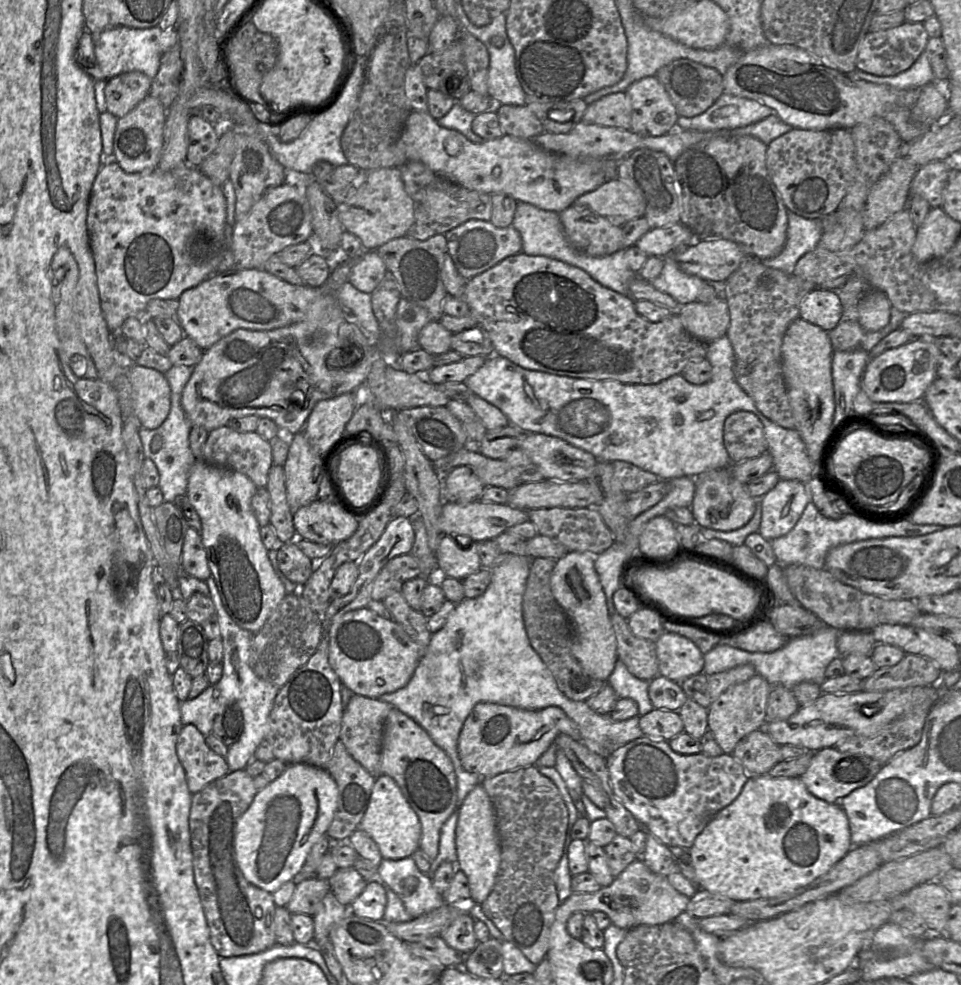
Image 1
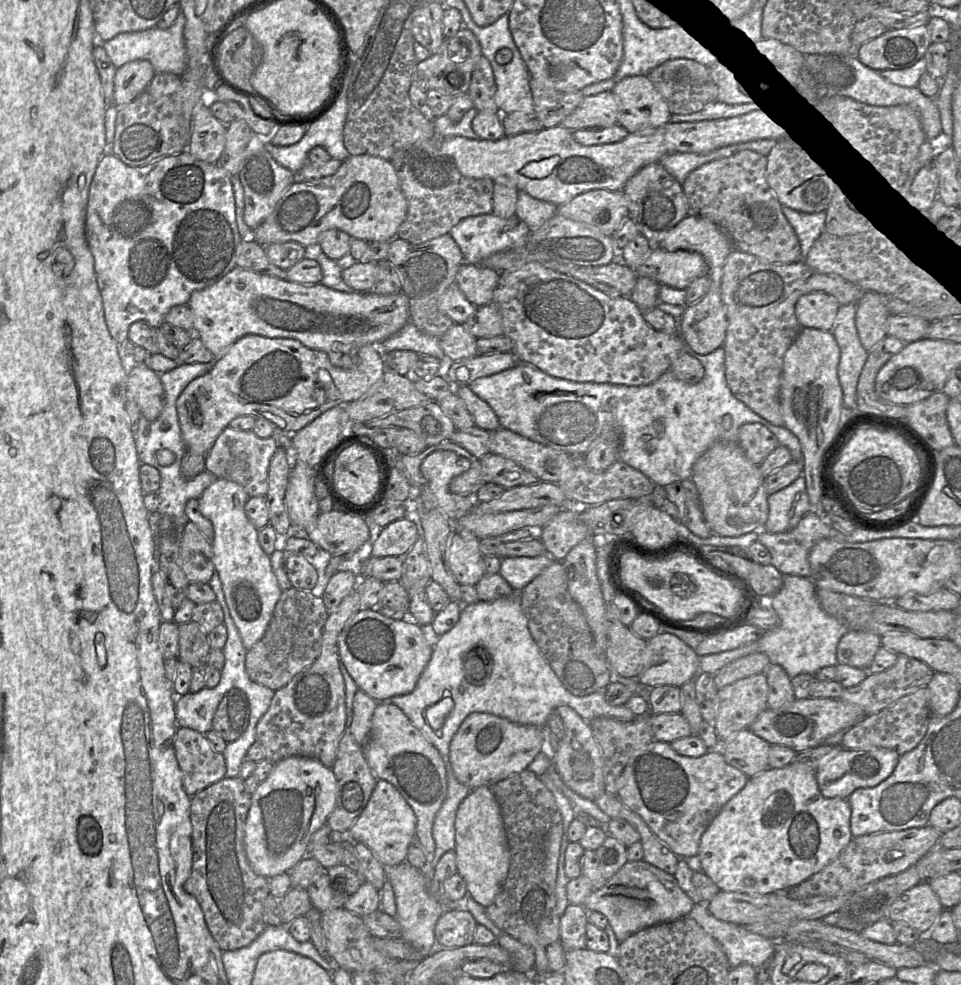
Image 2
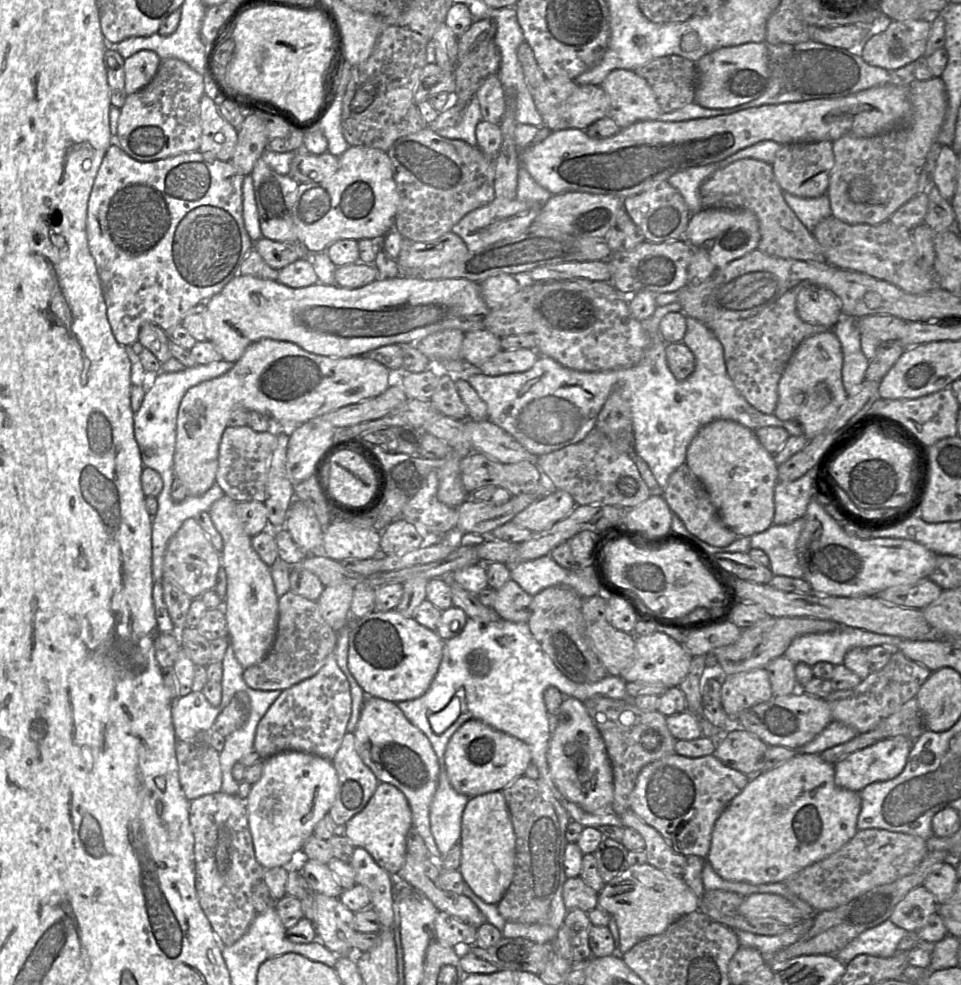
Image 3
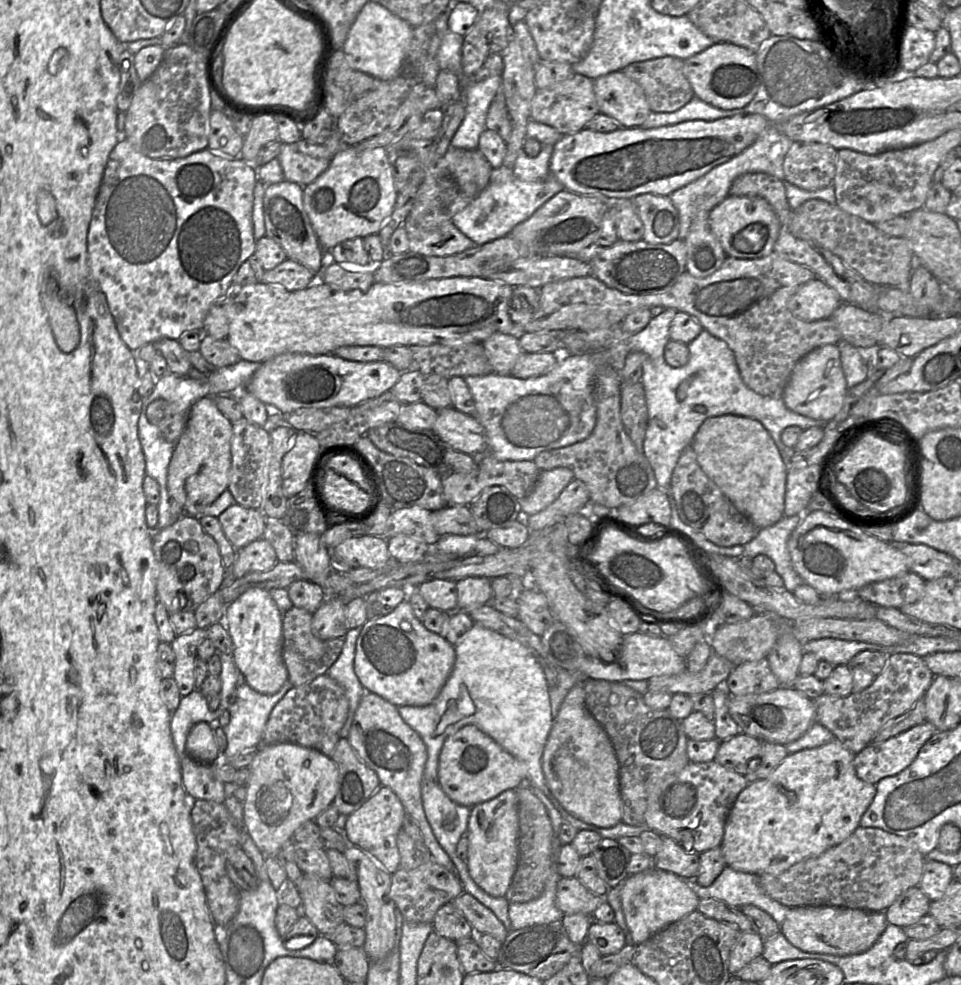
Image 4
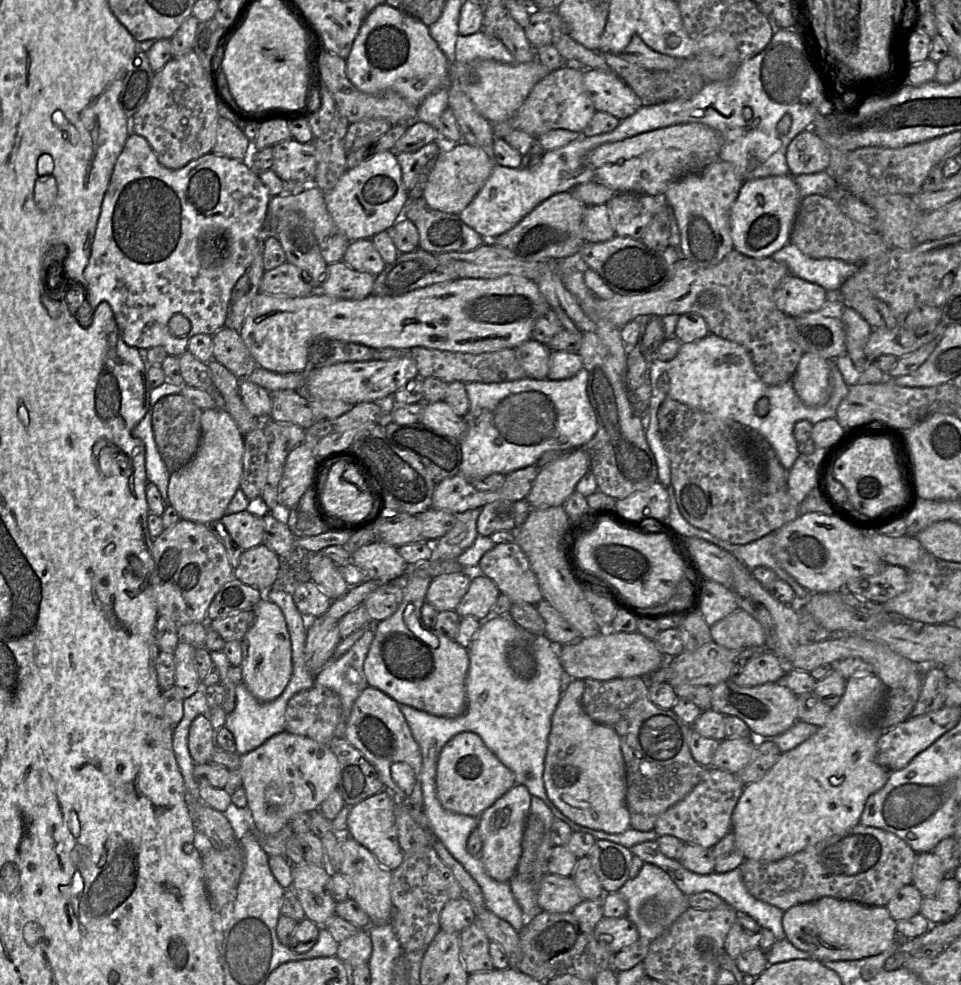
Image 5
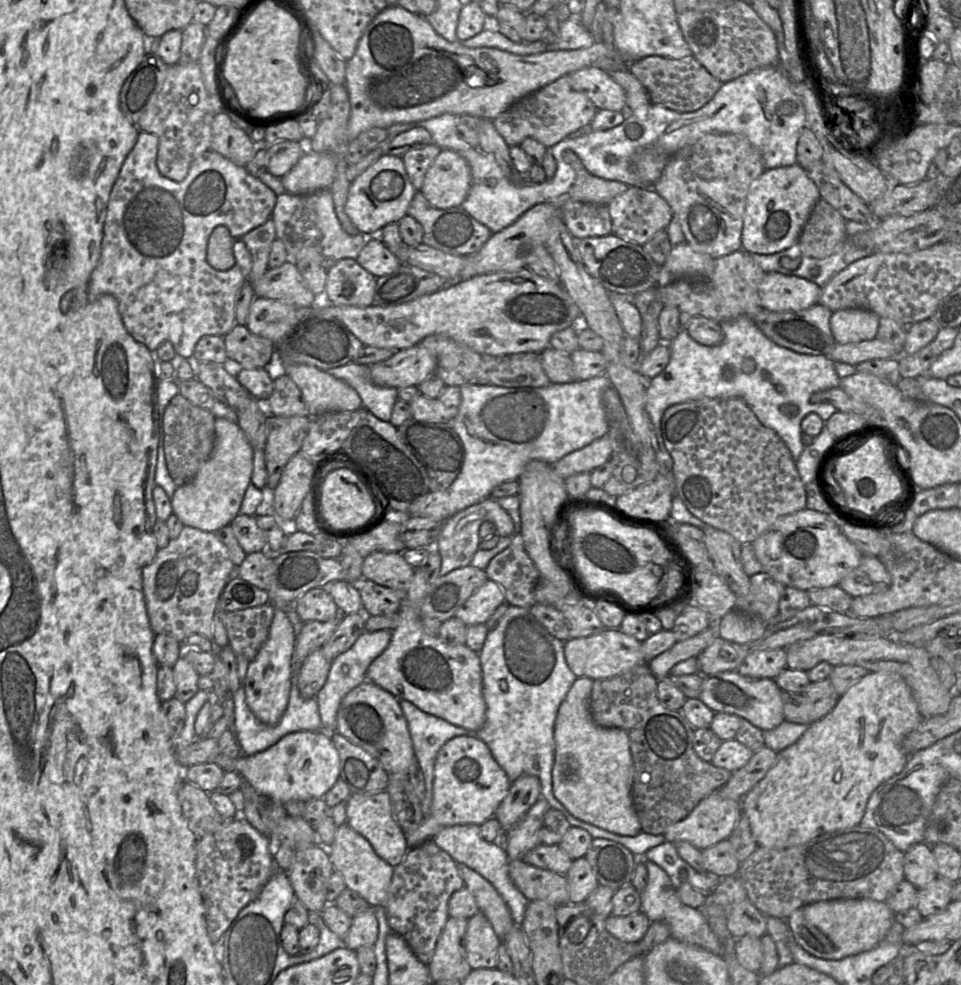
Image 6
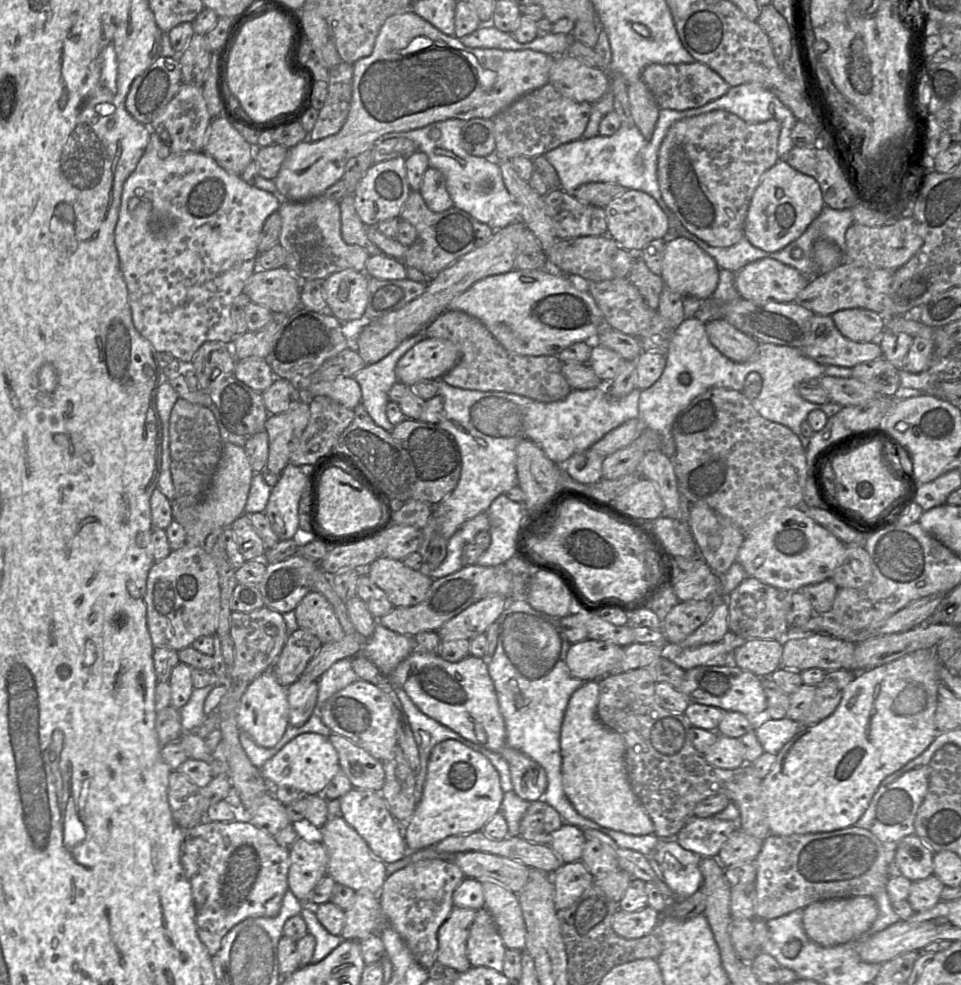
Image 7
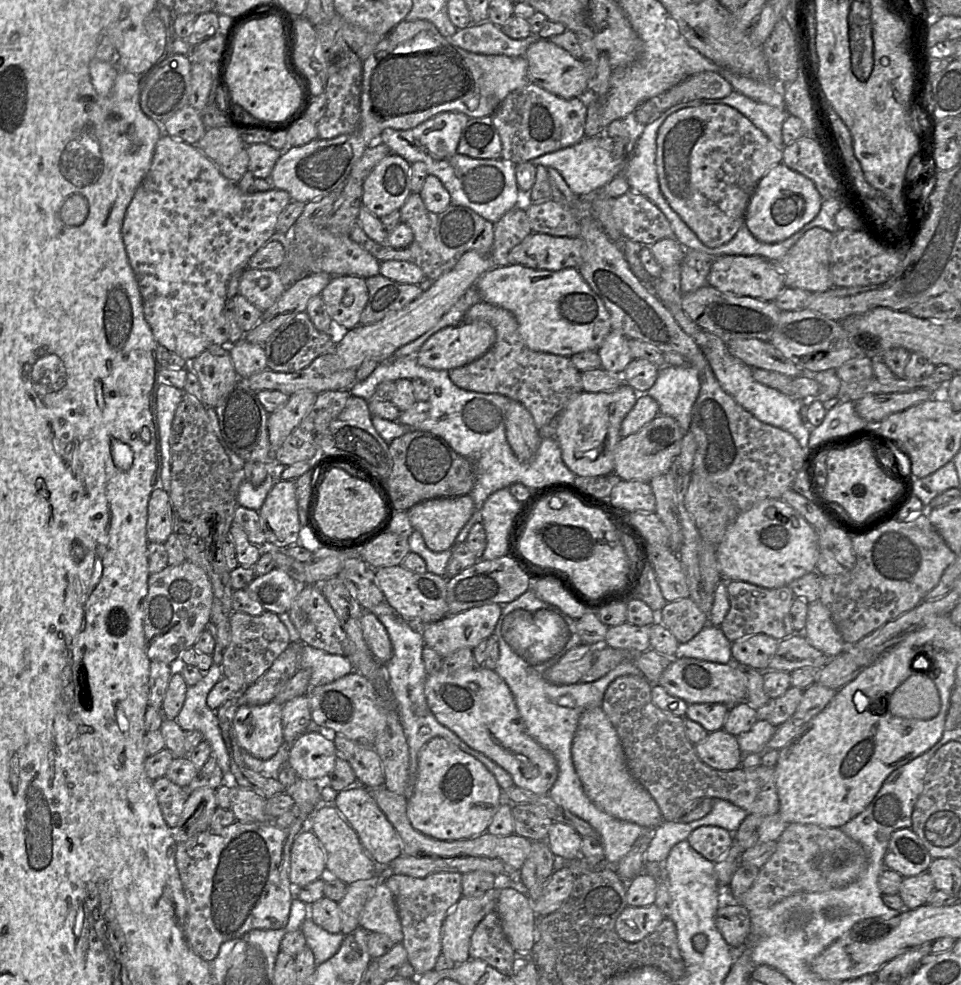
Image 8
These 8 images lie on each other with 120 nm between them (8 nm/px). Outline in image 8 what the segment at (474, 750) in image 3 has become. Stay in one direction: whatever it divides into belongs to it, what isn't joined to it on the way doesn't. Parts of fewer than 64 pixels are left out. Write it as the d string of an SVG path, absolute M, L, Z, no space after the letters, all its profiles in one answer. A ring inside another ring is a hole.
M435 737L420 750L417 781L408 799L407 814L413 828L439 840L463 840L485 832L498 807L503 791L494 775L472 755L452 742Z

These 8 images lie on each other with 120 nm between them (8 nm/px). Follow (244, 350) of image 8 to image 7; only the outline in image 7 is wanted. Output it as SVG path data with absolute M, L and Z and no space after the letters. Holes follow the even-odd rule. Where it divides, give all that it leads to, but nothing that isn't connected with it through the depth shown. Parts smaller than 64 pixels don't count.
M260 357L236 360L233 375L259 393L268 389L275 379L266 359Z

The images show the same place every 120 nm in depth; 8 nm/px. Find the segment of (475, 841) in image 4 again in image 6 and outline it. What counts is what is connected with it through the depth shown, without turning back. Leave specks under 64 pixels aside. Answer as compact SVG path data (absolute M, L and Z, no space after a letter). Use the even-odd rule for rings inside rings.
M523 775L514 781L494 814L503 832L513 828L540 797L541 783L536 776Z

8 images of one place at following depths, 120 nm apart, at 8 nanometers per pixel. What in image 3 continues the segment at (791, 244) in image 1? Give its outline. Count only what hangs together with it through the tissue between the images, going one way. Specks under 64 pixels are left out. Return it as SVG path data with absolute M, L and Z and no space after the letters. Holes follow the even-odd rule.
M783 191L783 196L790 209L811 233L821 220L832 214L827 193L814 198L802 198Z

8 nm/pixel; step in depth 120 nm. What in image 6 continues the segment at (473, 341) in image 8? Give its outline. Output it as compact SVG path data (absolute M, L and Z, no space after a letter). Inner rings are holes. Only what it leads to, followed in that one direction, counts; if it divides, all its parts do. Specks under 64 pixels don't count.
M416 344L395 351L386 360L370 365L373 383L382 387L418 387L436 372L437 359L425 347Z

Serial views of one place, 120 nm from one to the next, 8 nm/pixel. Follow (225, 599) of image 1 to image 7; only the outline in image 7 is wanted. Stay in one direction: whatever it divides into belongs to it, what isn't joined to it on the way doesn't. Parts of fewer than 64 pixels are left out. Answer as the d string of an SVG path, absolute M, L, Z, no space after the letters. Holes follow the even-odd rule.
M271 669L249 683L237 709L237 724L261 747L271 748L284 735L289 725L287 688L278 683Z

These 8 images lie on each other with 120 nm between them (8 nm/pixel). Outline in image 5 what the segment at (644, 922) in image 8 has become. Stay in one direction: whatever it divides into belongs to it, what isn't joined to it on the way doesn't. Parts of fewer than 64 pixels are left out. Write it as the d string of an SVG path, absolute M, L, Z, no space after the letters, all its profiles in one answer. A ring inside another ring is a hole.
M626 916L620 918L602 918L596 925L595 939L613 954L632 945L639 938L636 925Z

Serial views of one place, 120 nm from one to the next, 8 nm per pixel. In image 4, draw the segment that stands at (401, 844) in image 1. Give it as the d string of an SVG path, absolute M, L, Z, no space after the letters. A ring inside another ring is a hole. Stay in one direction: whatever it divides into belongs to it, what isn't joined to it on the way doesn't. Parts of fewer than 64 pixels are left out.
M380 785L378 790L355 812L347 817L344 836L349 845L365 851L386 872L393 875L400 868L397 837L403 829L406 811L398 796L390 788Z

